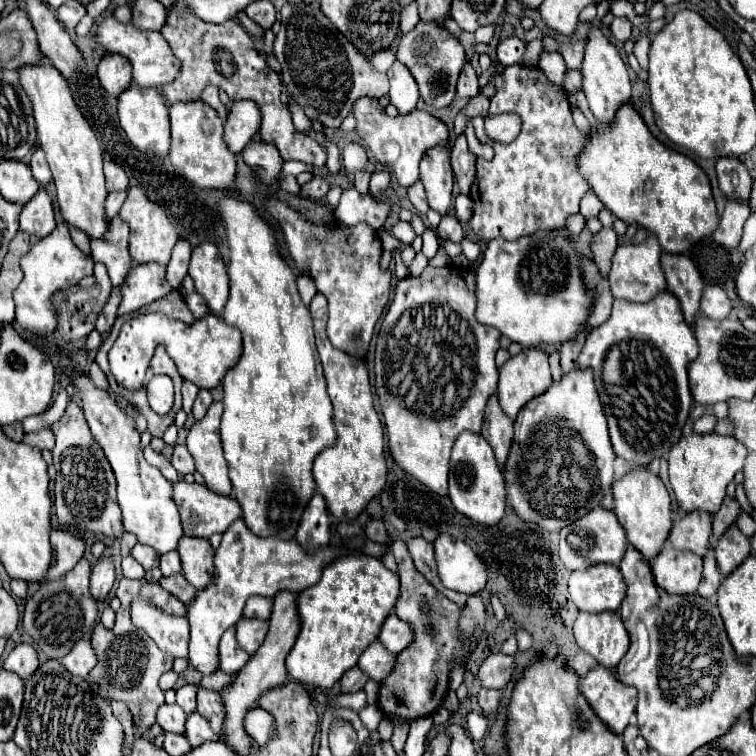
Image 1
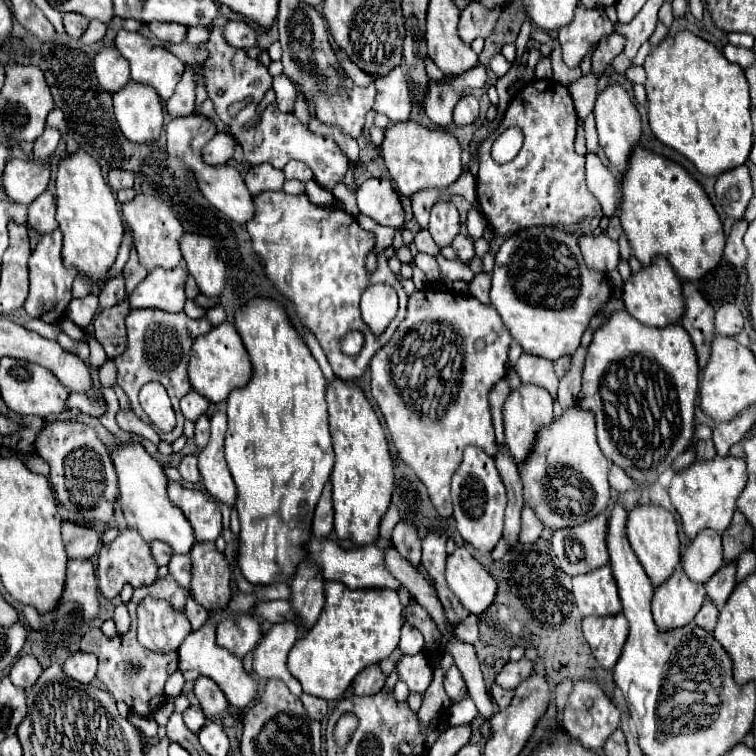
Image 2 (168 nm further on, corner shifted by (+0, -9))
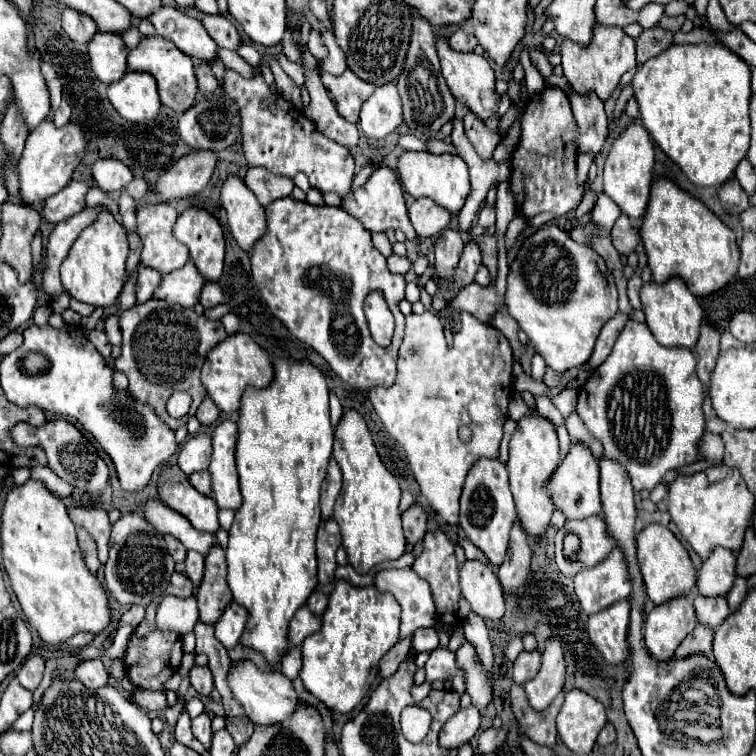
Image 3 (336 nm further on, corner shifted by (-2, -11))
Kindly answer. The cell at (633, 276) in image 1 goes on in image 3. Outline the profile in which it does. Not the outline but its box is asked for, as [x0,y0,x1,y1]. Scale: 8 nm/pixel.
[641,276,703,348]

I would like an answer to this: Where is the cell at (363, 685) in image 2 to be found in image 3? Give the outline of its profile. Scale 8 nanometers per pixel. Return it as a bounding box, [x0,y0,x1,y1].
[379,638,411,678]

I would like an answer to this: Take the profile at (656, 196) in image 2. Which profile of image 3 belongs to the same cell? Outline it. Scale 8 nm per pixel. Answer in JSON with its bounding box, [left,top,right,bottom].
[639,178,739,296]

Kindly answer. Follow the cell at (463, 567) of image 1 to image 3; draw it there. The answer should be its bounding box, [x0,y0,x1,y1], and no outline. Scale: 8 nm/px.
[459,560,505,620]

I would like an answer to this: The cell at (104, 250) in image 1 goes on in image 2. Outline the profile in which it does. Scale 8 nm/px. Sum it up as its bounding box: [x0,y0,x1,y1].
[123,248,149,294]

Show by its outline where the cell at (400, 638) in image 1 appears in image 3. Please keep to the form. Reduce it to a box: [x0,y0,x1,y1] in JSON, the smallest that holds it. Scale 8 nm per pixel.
[413,628,439,652]

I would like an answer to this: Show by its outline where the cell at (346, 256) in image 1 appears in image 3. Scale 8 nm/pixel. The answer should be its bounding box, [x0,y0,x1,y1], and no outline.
[251,196,405,390]

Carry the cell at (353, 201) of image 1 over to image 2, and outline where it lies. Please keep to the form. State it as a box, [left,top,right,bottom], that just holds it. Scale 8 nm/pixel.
[357,178,405,228]

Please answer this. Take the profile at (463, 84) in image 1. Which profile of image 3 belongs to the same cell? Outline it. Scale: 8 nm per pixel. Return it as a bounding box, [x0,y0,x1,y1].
[463,112,499,160]

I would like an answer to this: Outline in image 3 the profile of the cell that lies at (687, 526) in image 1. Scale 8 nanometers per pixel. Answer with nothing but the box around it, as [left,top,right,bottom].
[697,548,735,596]

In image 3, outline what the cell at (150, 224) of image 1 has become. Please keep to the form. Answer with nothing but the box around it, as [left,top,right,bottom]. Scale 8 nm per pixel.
[137,204,189,274]

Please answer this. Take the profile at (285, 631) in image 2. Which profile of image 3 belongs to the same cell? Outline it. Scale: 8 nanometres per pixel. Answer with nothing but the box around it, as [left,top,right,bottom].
[287,606,321,644]

